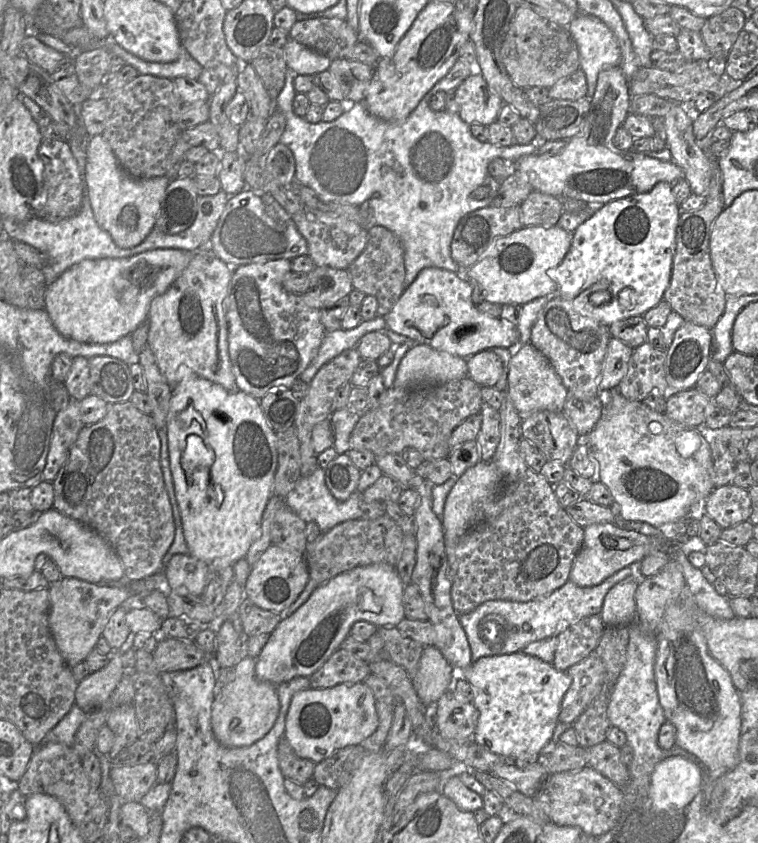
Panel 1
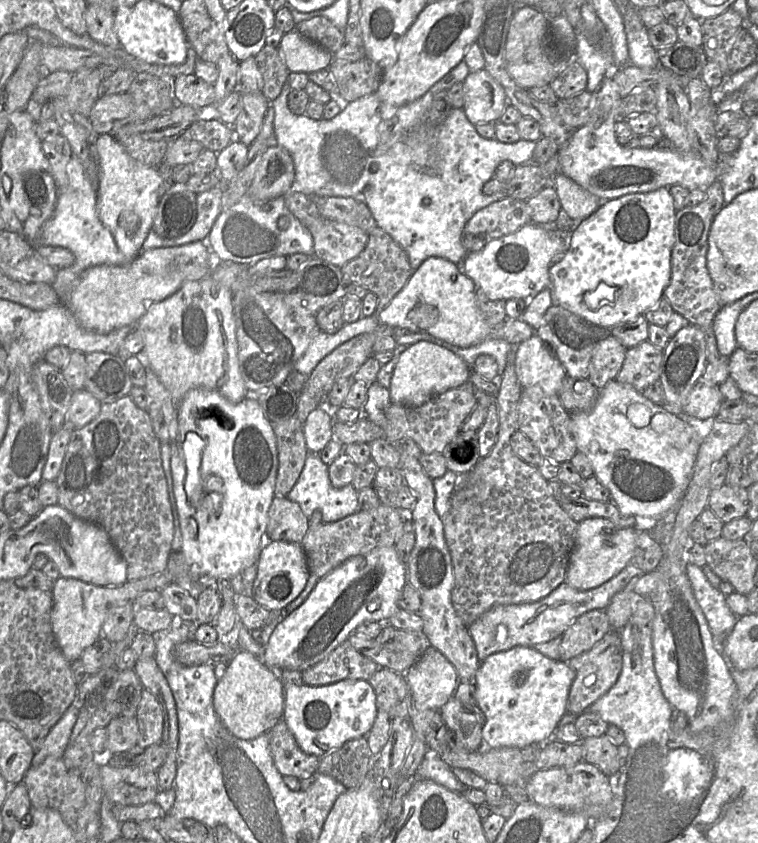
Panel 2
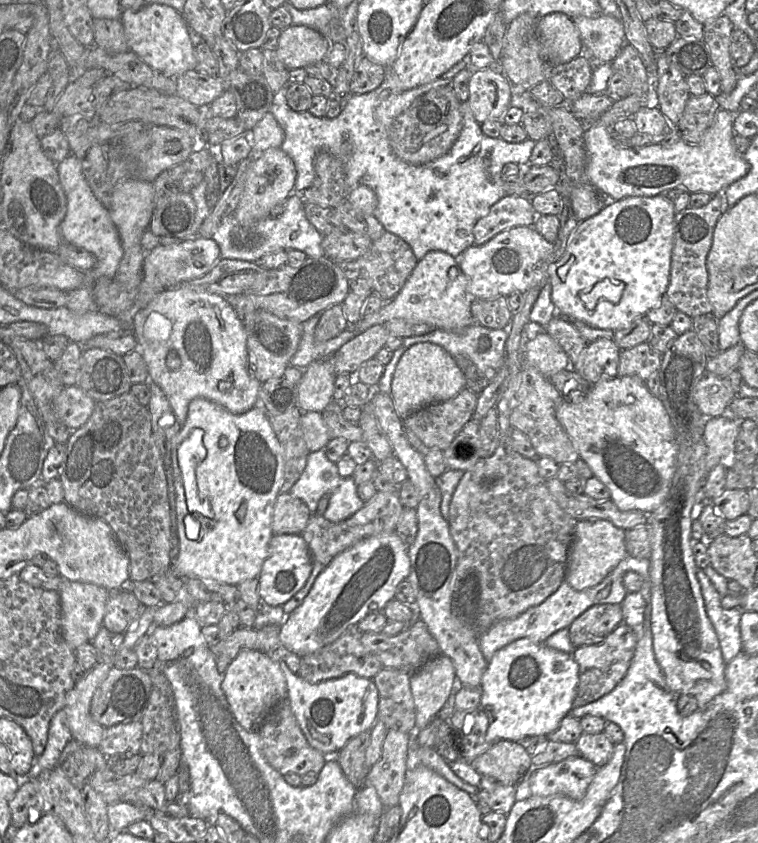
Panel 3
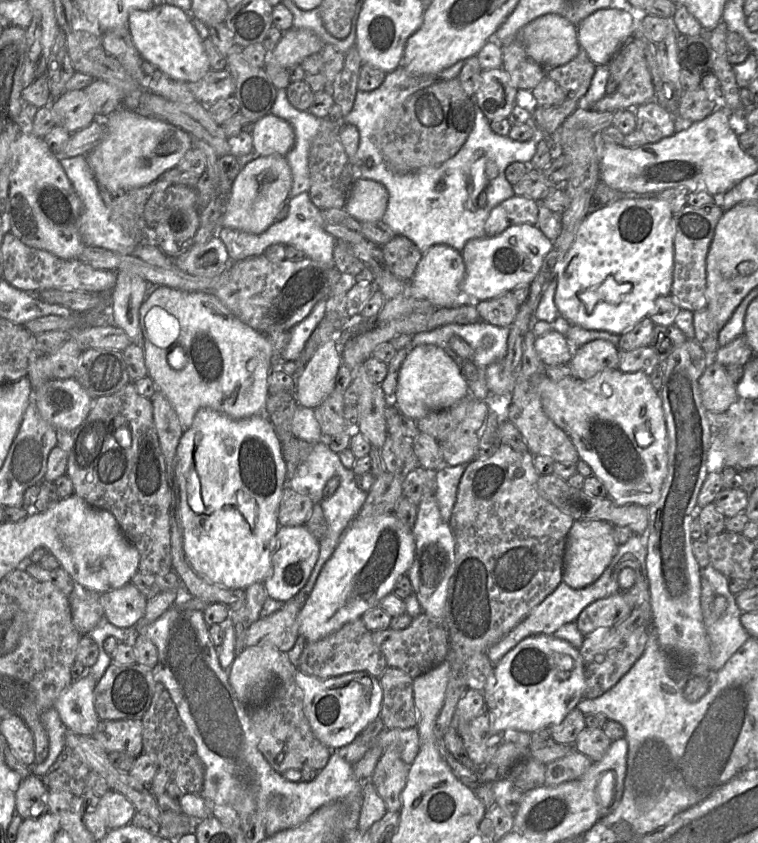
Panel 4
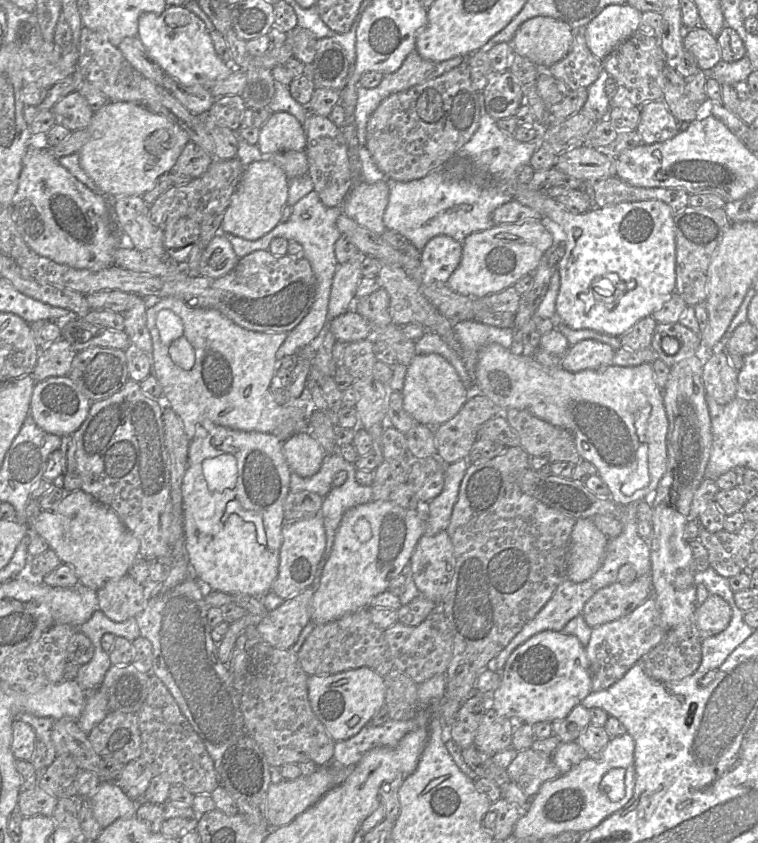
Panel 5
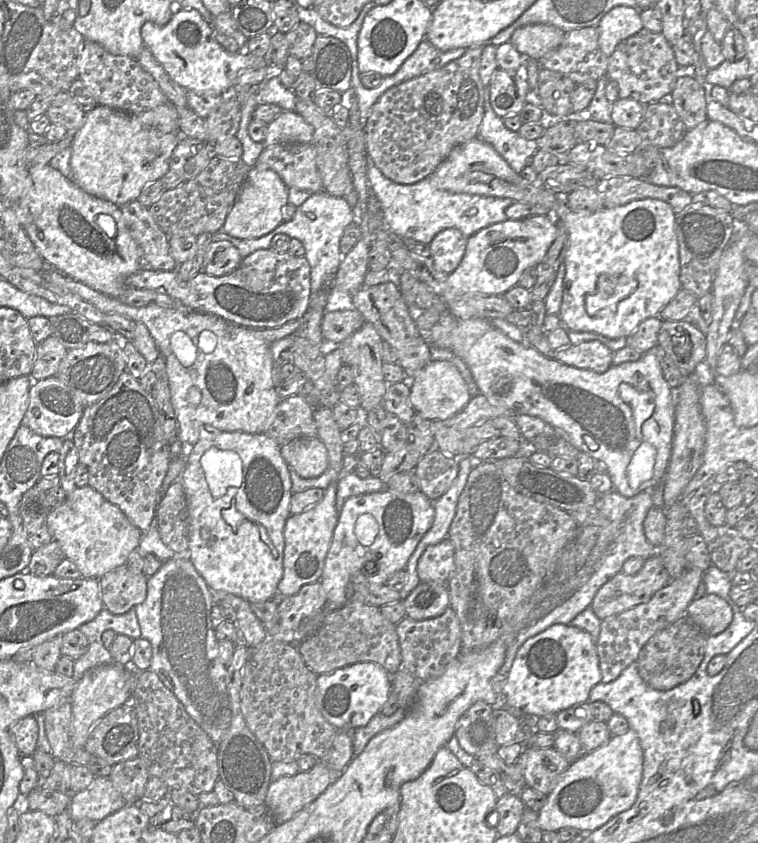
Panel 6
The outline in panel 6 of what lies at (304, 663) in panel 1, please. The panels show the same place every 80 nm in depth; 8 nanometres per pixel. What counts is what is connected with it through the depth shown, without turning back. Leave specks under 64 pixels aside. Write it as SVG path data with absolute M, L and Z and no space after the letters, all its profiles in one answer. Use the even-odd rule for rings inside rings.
M385 488L349 497L339 513L320 577L326 596L325 610L335 610L347 603L347 587L356 572L366 569L367 581L371 585L383 585L395 572L405 569L418 543L432 526L433 502L420 490L401 493Z

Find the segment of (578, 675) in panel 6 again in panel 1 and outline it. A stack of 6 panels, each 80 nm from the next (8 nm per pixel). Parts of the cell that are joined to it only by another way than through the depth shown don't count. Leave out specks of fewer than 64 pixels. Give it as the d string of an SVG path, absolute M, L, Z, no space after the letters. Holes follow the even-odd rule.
M523 651L512 654L486 656L469 667L456 670L475 689L474 706L479 712L474 741L490 752L508 759L521 754L540 754L553 735L564 695L571 686L572 678L567 672L557 670L552 664L527 655Z

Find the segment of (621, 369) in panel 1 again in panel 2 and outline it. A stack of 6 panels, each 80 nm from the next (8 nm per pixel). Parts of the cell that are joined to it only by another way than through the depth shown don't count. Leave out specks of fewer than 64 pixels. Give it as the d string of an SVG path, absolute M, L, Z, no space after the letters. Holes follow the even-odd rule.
M611 333L601 338L594 347L589 364L589 380L598 389L616 379L620 372L627 348Z

